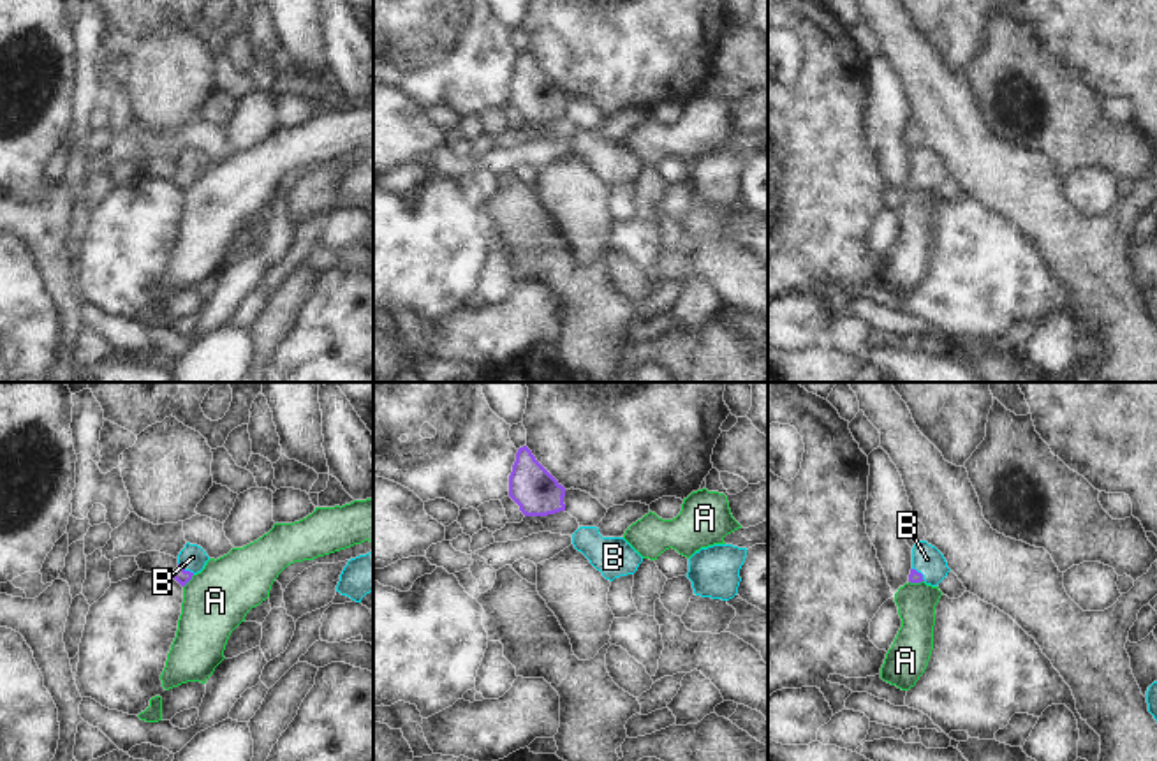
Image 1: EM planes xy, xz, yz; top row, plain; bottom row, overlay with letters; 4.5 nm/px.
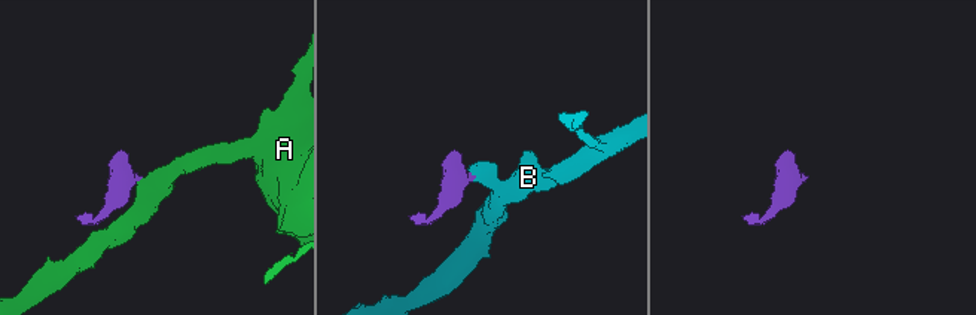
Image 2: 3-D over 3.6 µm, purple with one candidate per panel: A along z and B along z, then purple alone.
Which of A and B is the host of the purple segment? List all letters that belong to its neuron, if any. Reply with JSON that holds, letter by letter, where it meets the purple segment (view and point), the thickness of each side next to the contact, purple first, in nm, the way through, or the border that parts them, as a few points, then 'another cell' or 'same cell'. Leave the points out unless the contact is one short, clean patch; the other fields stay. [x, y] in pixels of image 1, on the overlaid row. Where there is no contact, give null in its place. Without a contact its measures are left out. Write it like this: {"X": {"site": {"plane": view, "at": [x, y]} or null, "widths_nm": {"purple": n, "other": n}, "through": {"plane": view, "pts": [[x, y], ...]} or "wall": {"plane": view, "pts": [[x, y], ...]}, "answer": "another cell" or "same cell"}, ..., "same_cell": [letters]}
{"A": {"site": {"plane": "xy", "at": [189, 580]}, "widths_nm": {"purple": 70, "other": 300}, "wall": {"plane": "xy", "pts": [[194, 575], [184, 587]]}, "answer": "another cell"}, "B": {"site": {"plane": "xy", "at": [187, 571]}, "widths_nm": {"purple": 70, "other": 120}, "through": {"plane": "xy", "pts": [[180, 575], [187, 571], [192, 557]]}, "answer": "same cell"}, "same_cell": ["B"]}

